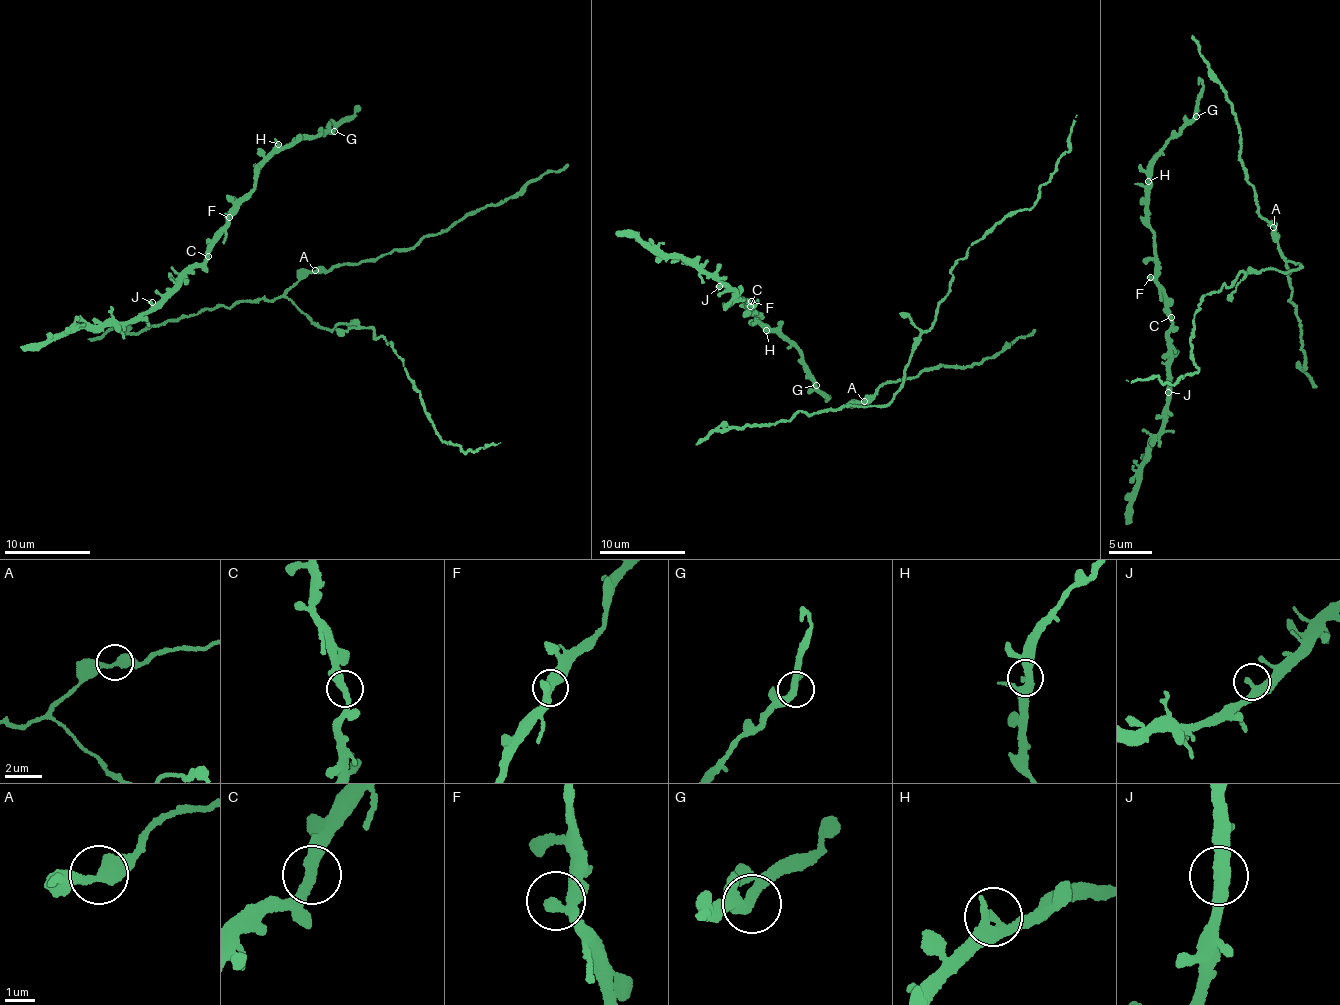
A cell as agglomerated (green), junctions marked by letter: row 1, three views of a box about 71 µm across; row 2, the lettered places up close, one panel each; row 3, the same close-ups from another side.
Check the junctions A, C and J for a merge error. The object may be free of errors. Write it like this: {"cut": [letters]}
{"cut": []}

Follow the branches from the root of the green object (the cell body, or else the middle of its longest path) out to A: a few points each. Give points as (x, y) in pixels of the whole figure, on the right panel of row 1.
A: (1286, 264), (1273, 227)

